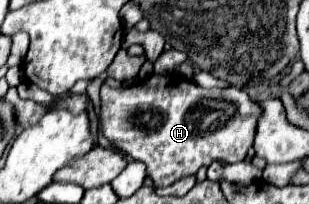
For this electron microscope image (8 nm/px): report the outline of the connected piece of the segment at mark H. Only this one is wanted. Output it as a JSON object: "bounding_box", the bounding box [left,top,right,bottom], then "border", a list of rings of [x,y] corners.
{"bounding_box":[100,74,260,186],"border":[[[150,74],[146,80],[132,84],[130,88],[100,88],[100,124],[102,134],[112,142],[112,146],[124,154],[128,154],[132,160],[140,160],[146,164],[148,178],[152,178],[154,186],[170,186],[182,176],[196,176],[196,172],[202,166],[210,166],[214,160],[234,164],[246,158],[246,152],[250,150],[254,142],[256,132],[256,118],[260,116],[260,108],[256,102],[248,98],[248,94],[242,88],[200,88],[192,80],[178,78],[178,76],[160,76]]]}

